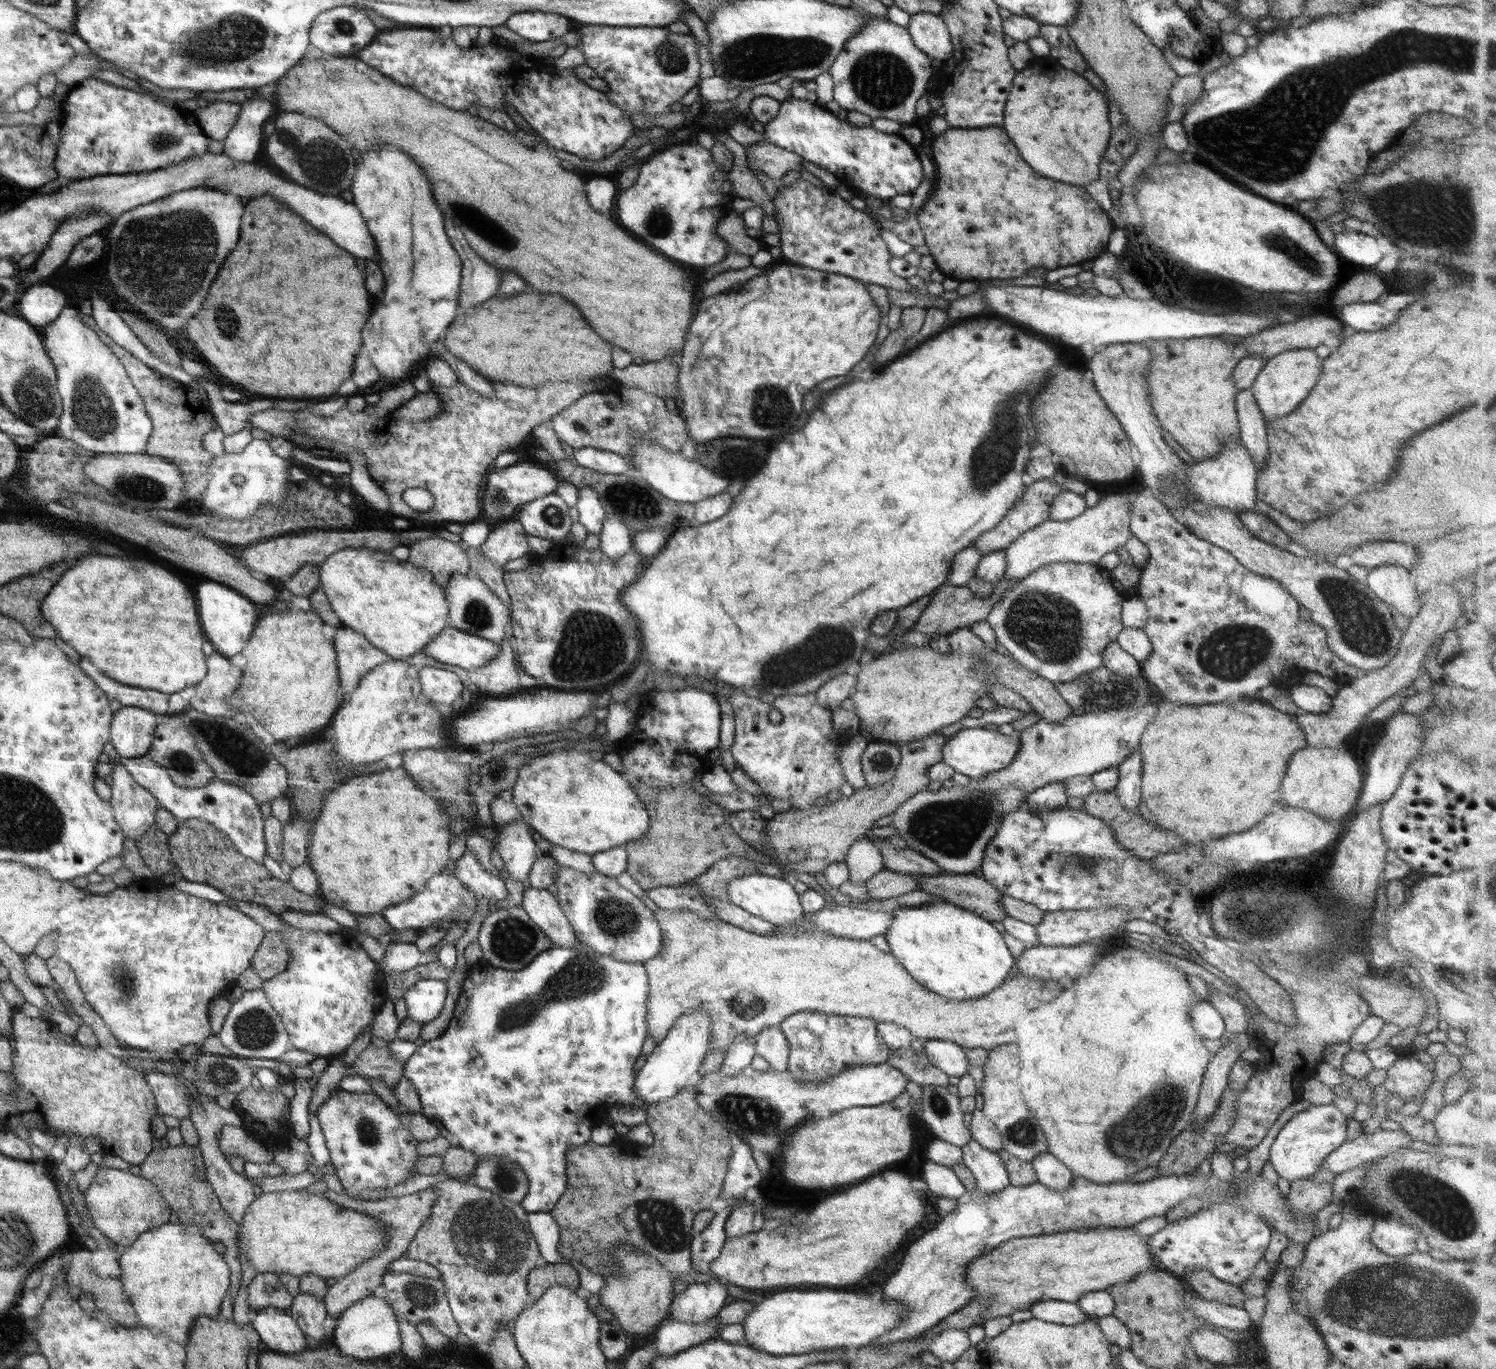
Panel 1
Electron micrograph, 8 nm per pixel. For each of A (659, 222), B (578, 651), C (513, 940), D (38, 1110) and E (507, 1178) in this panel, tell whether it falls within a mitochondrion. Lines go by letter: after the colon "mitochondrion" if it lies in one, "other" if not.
A: mitochondrion
B: mitochondrion
C: mitochondrion
D: other
E: mitochondrion

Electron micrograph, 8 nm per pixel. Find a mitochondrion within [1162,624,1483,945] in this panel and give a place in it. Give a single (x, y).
(1362, 746)

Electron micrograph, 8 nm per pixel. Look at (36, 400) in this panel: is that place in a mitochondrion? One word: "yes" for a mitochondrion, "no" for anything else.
yes

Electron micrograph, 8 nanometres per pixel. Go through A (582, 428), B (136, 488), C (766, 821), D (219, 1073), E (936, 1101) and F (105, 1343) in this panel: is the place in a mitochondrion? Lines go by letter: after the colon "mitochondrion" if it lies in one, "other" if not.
A: mitochondrion
B: mitochondrion
C: other
D: mitochondrion
E: mitochondrion
F: other

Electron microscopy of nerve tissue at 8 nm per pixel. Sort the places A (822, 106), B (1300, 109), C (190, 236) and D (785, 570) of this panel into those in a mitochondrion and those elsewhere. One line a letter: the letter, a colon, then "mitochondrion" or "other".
A: other
B: mitochondrion
C: mitochondrion
D: other

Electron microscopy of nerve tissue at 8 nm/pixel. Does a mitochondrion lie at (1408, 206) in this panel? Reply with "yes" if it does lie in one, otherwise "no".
yes

